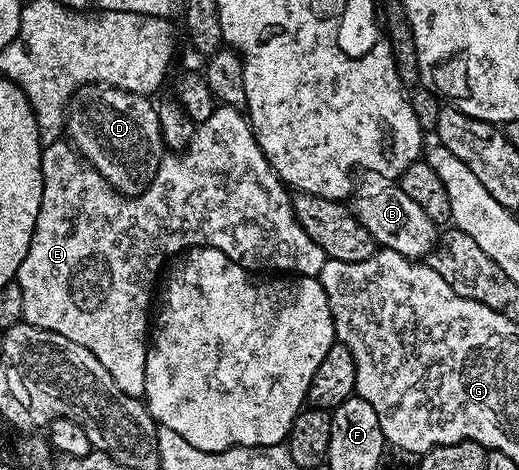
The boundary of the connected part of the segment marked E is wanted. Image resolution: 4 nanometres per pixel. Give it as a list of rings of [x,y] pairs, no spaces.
[[[215,105],[212,116],[208,116],[208,120],[204,120],[195,129],[192,140],[186,145],[185,150],[163,153],[158,165],[158,174],[162,176],[153,178],[150,185],[141,194],[127,196],[112,189],[100,176],[100,172],[96,172],[94,167],[85,161],[82,155],[70,145],[69,141],[59,140],[43,146],[40,212],[36,216],[36,228],[32,232],[32,244],[20,264],[16,279],[18,287],[24,292],[22,321],[41,330],[56,332],[60,336],[72,340],[72,344],[80,344],[84,348],[88,348],[88,352],[92,352],[92,356],[96,356],[96,360],[100,360],[100,364],[104,364],[104,368],[108,368],[108,376],[112,376],[112,380],[116,380],[116,388],[120,388],[120,392],[136,399],[141,399],[146,393],[144,368],[146,367],[146,352],[148,349],[148,331],[152,326],[152,298],[150,302],[150,293],[154,290],[154,281],[157,280],[158,273],[160,273],[160,278],[164,267],[167,265],[166,257],[169,254],[178,256],[195,246],[211,246],[220,252],[224,252],[224,256],[228,256],[248,272],[259,272],[258,270],[293,272],[295,275],[304,278],[317,278],[327,259],[324,248],[320,248],[320,244],[316,244],[316,240],[312,240],[312,236],[308,236],[308,232],[304,232],[304,228],[300,228],[300,224],[294,215],[294,204],[287,187],[282,179],[270,169],[270,161],[264,156],[260,144],[254,139],[254,132],[250,129],[249,121],[239,107]]]

